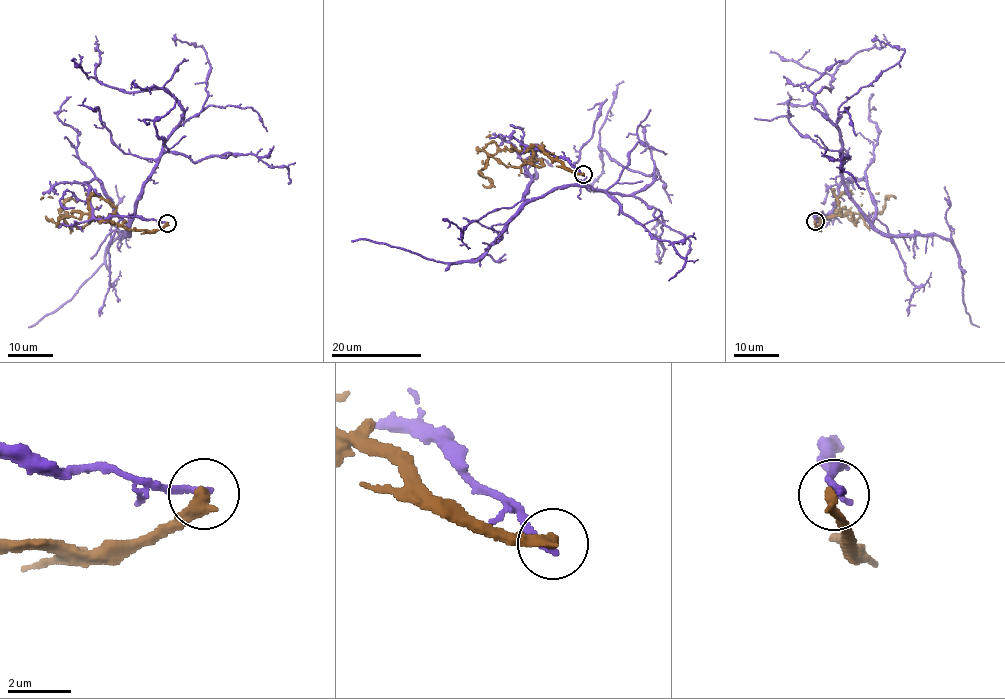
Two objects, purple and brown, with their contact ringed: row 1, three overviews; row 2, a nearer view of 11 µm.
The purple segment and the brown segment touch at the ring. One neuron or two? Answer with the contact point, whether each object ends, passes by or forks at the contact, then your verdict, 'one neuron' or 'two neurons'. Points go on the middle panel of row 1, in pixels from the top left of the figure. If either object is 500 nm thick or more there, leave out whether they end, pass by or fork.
at (583, 174); purple ends there; brown ends there; two neurons

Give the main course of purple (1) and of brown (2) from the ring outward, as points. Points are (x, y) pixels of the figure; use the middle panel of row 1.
1: (583, 174), (528, 146), (523, 197), (570, 185), (634, 194), (655, 178), (599, 147), (591, 191), (597, 186)
2: (583, 174), (566, 169), (537, 146), (530, 145), (522, 152), (498, 150), (479, 172), (483, 176), (489, 131)

